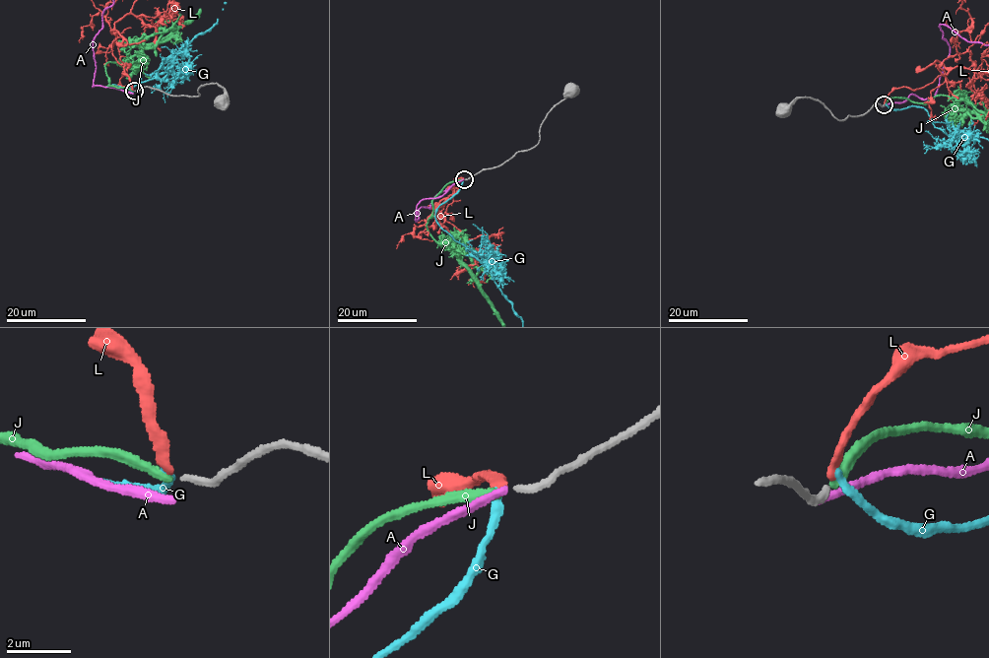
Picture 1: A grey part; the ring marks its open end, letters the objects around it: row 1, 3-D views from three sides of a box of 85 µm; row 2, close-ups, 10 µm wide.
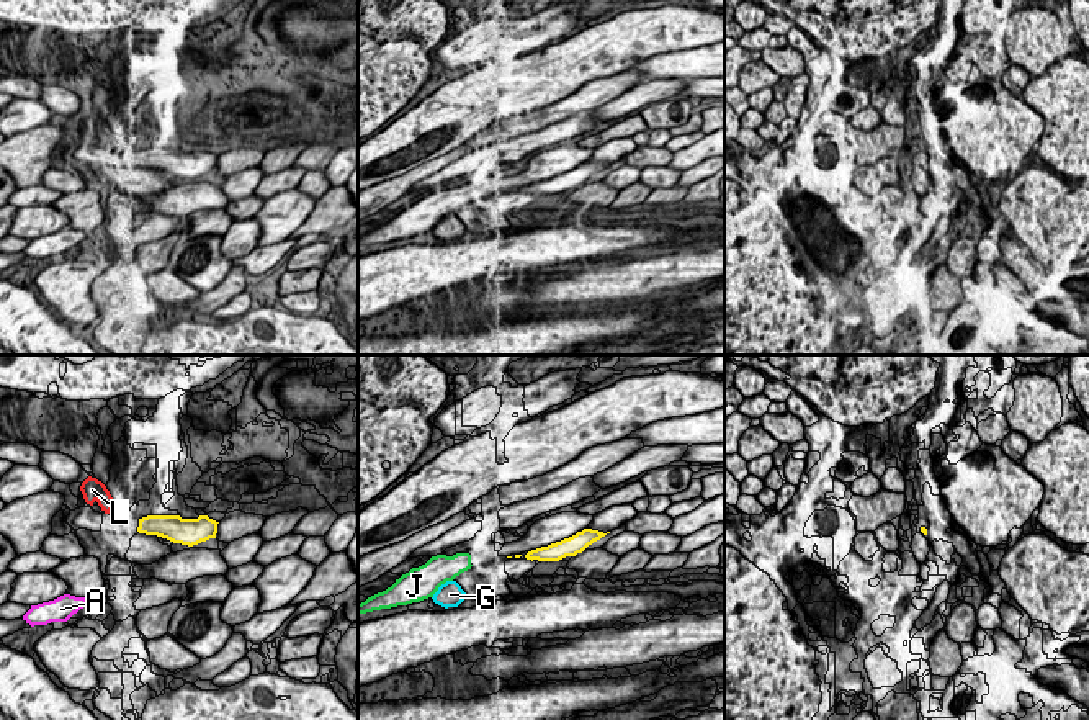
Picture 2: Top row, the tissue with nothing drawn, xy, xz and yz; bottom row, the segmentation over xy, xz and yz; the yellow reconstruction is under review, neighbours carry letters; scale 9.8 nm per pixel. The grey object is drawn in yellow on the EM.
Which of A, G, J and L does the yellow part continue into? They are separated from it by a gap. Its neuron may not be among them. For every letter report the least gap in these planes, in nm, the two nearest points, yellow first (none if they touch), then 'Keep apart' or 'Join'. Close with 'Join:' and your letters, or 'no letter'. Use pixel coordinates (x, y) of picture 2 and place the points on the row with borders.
A: Distance 800 nm. Across: xy (139, 532), (90, 599). Keep apart
G: Distance 550 nm. Across: xz (507, 557), (465, 593). Keep apart
J: Distance 360 nm. Across: xz (507, 557), (471, 565). Keep apart
L: Distance 300 nm. Across: xy (139, 519), (110, 511). Keep apart
Join: no letter

